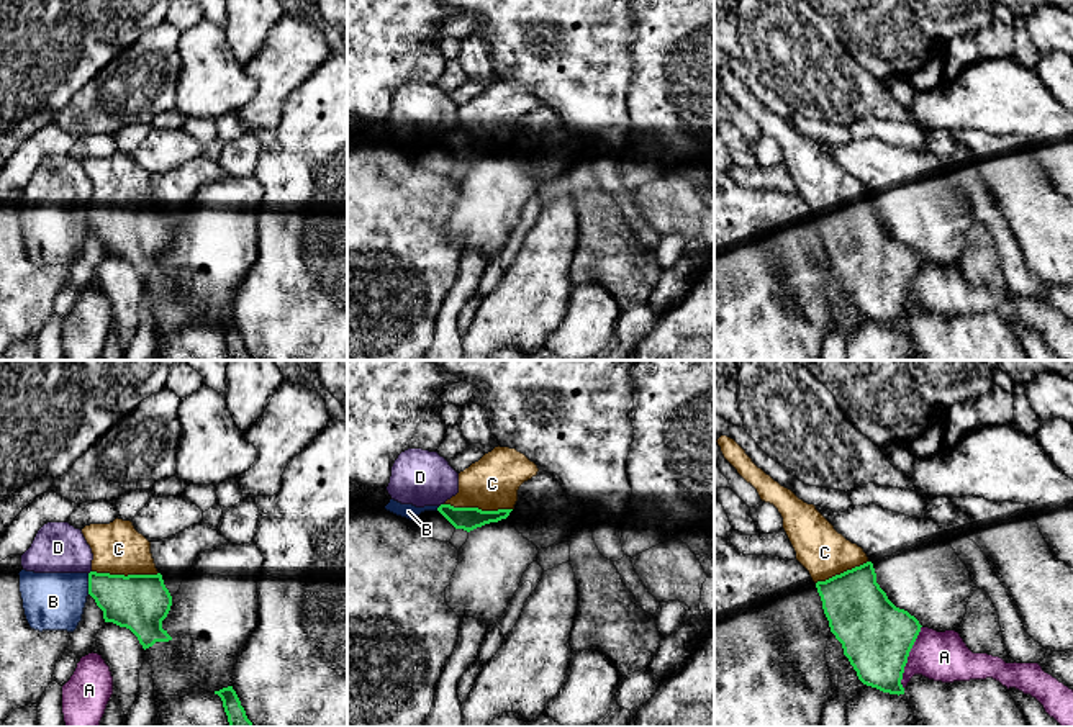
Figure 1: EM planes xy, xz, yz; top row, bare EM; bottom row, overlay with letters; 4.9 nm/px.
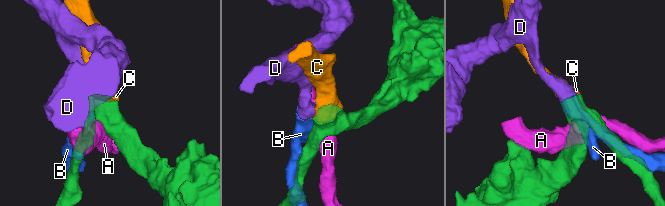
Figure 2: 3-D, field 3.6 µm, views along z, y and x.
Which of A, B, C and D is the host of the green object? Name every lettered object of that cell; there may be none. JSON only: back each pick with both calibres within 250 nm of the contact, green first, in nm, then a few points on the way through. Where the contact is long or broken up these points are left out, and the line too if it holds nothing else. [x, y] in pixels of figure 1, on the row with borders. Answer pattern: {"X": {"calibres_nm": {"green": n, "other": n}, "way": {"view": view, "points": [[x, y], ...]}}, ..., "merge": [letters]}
{"C": {"calibres_nm": {"green": 110, "other": 260}}, "merge": ["C"]}

